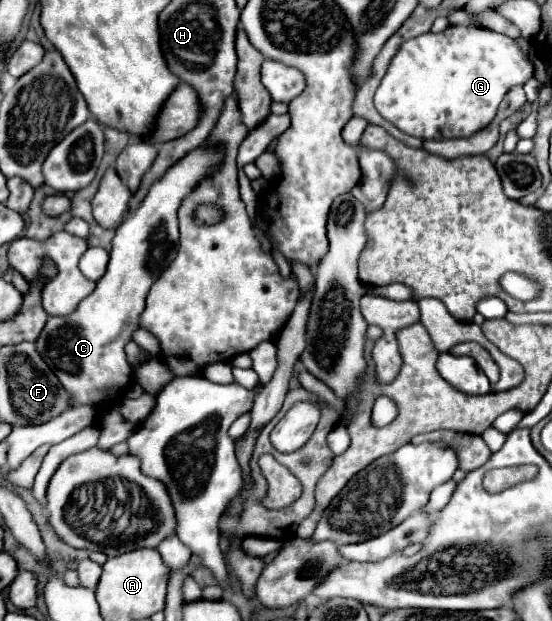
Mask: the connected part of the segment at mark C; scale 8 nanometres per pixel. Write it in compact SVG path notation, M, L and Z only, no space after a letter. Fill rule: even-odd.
M198 147L172 165L166 175L150 187L142 205L136 211L130 211L126 221L122 221L116 229L108 271L96 283L96 289L80 301L72 315L48 319L36 347L42 359L60 379L62 387L72 395L72 405L94 405L98 409L108 409L108 405L98 405L104 401L106 391L112 387L116 391L124 391L124 387L128 387L132 381L132 367L126 361L124 347L128 341L132 341L134 331L140 329L138 321L152 283L176 259L176 211L180 201L198 181L212 173L212 167L220 163L220 159L220 147Z

